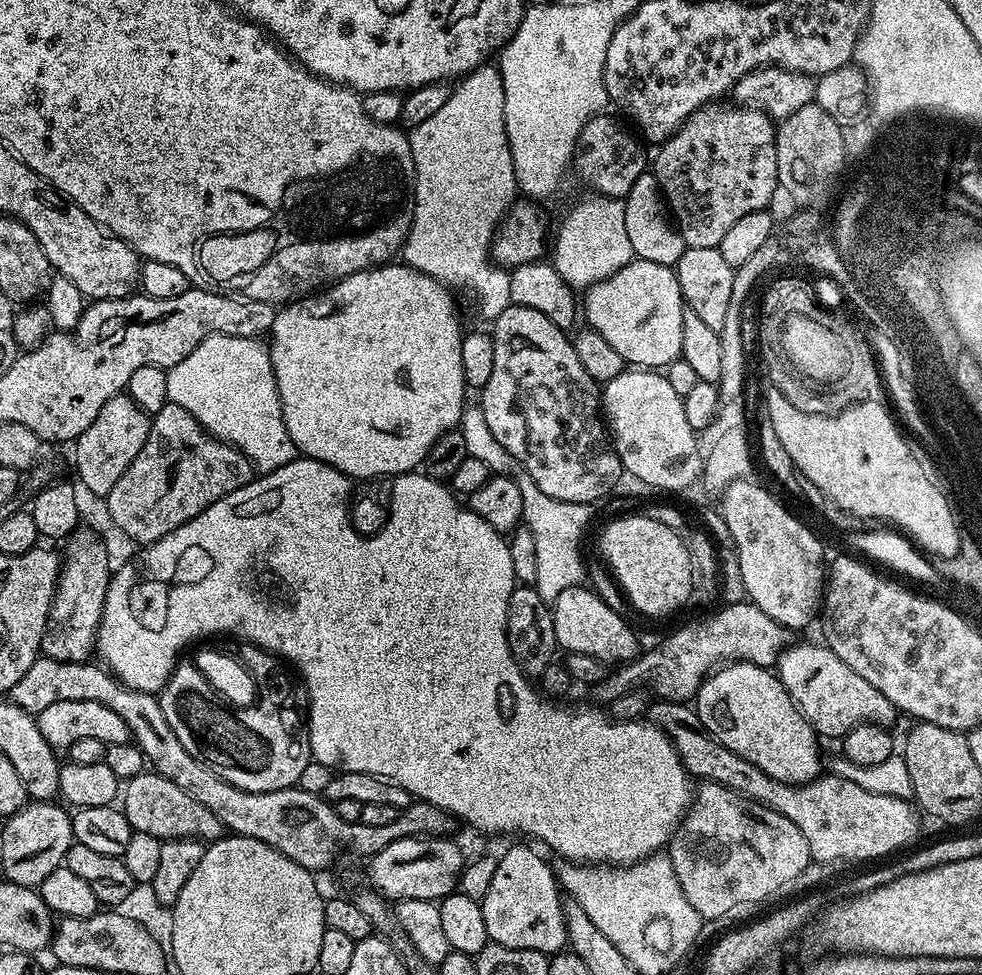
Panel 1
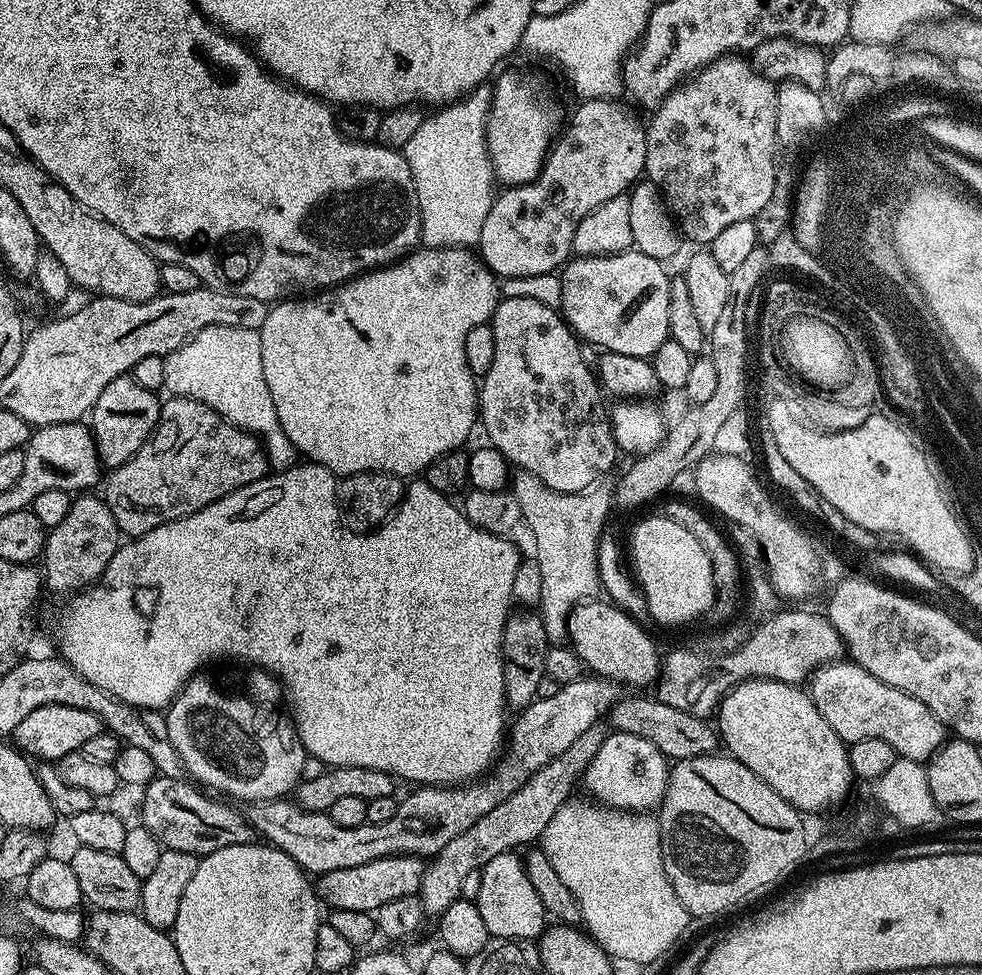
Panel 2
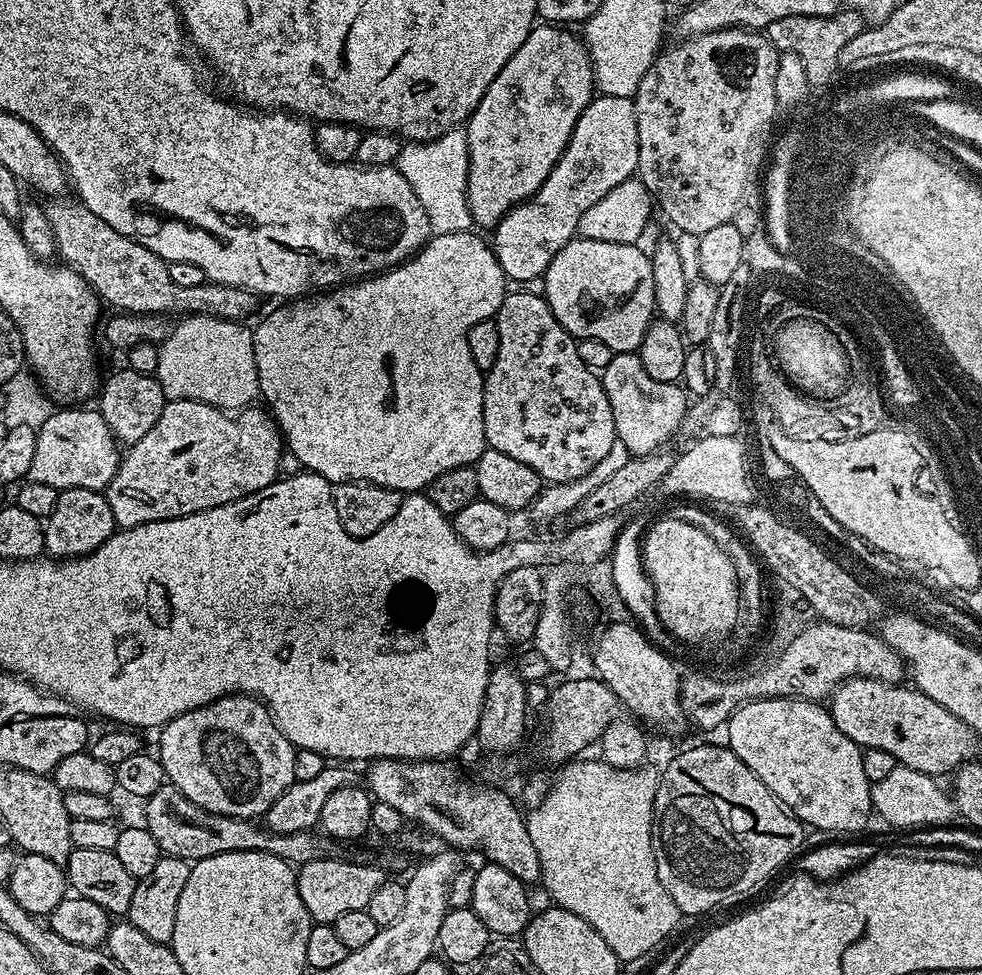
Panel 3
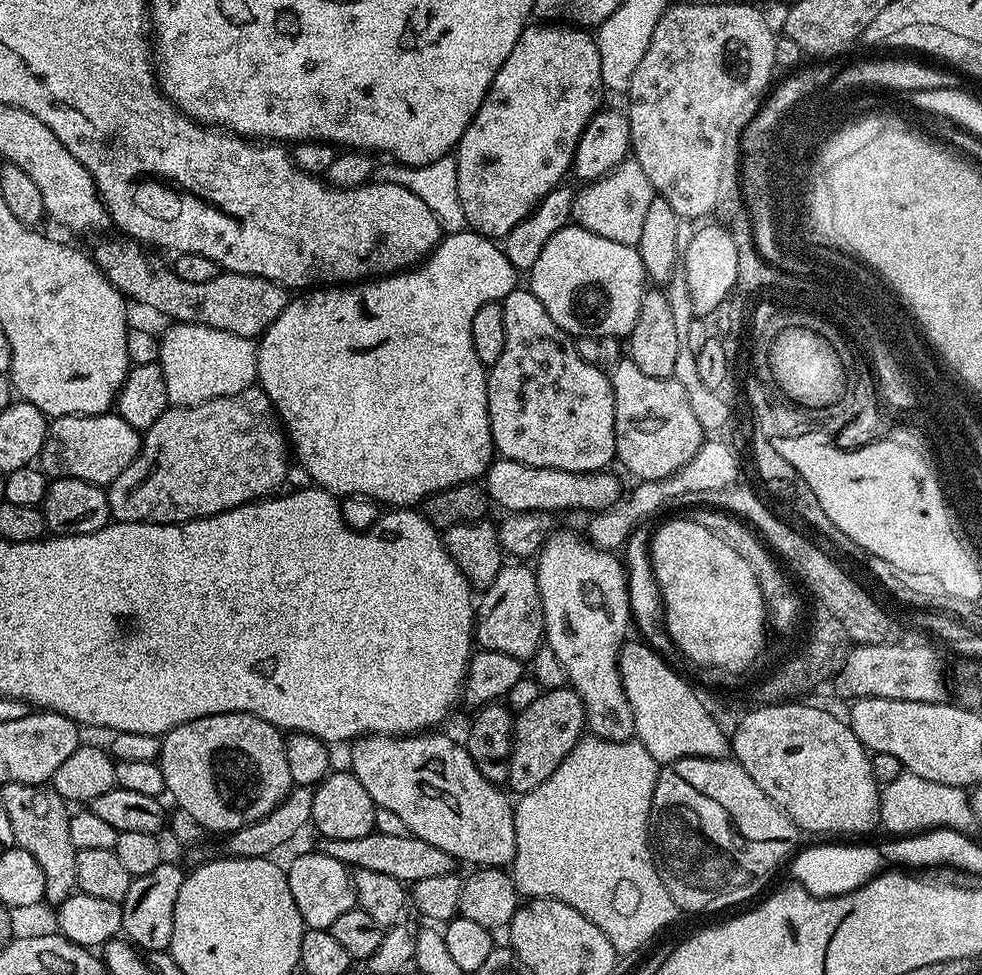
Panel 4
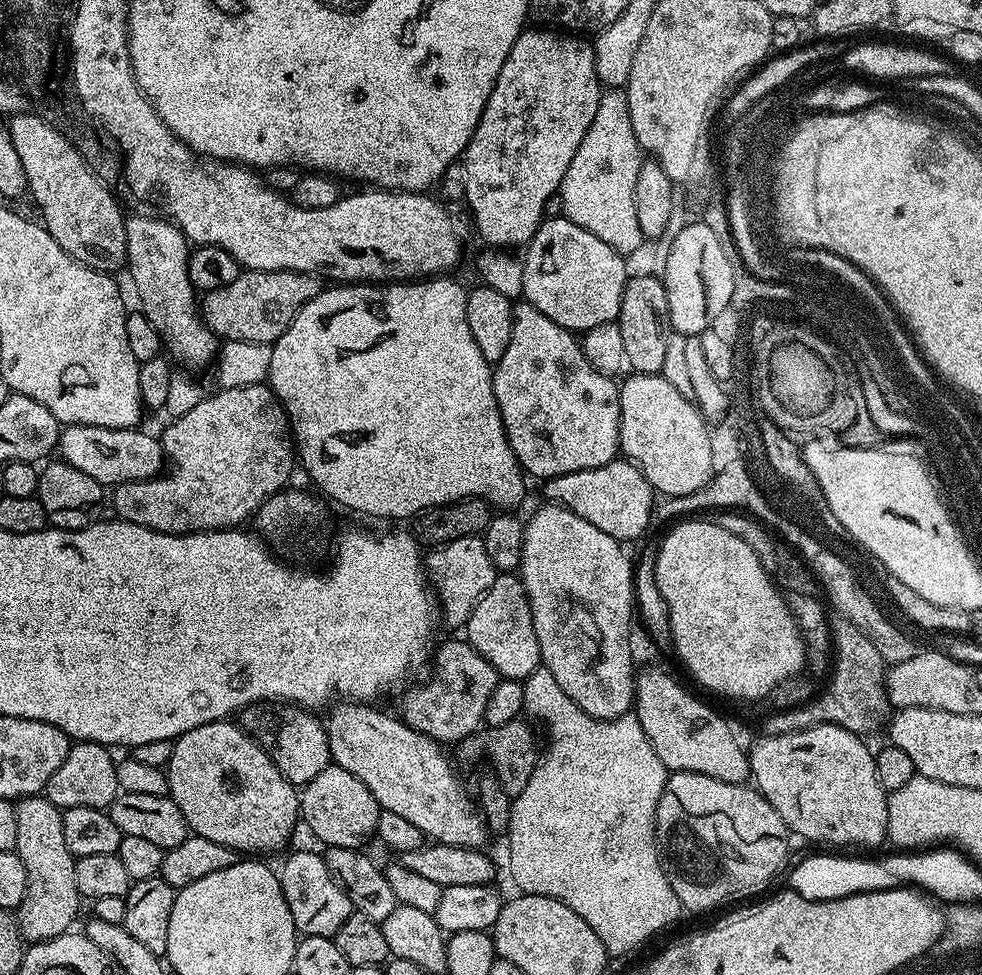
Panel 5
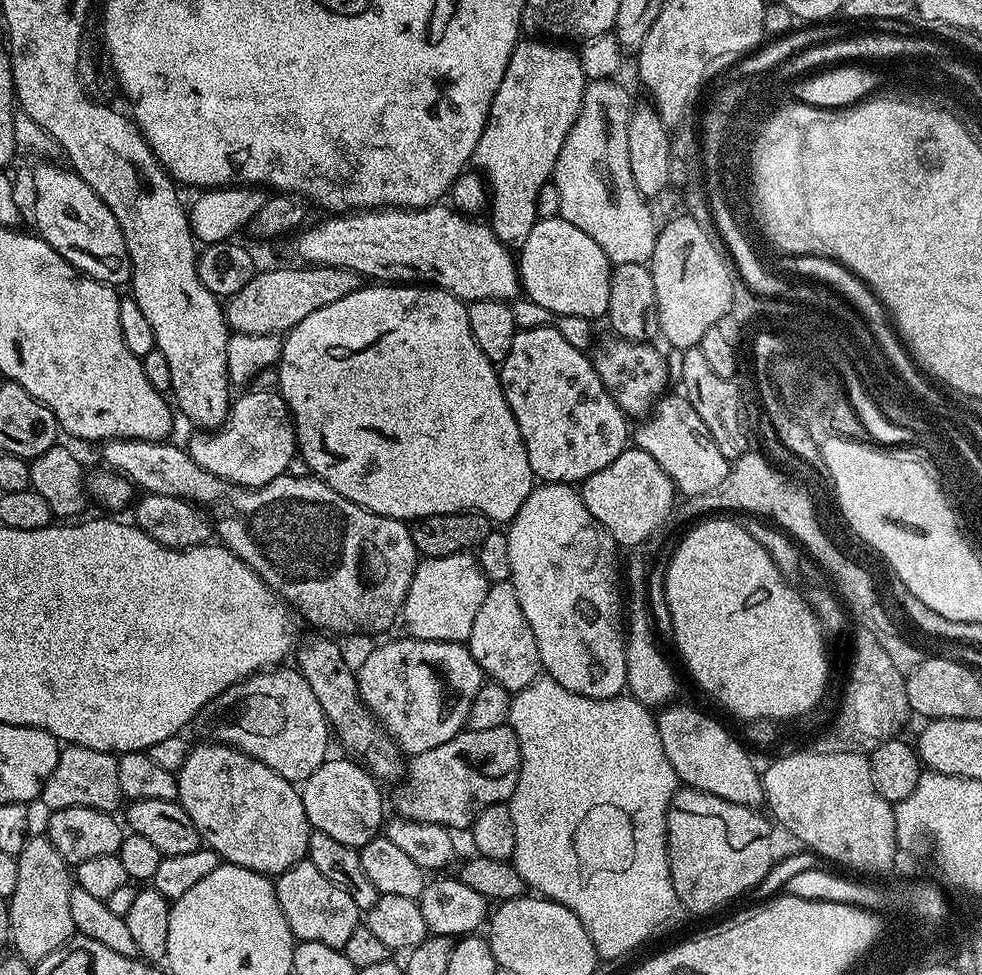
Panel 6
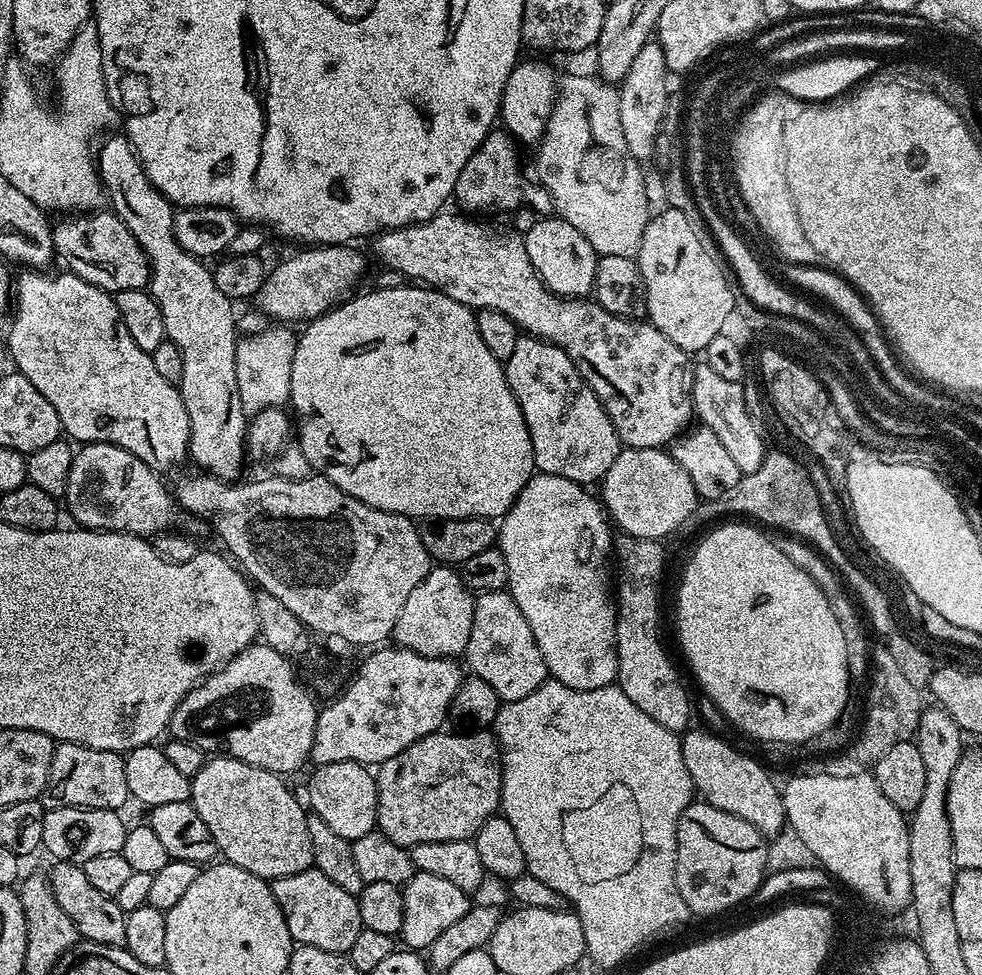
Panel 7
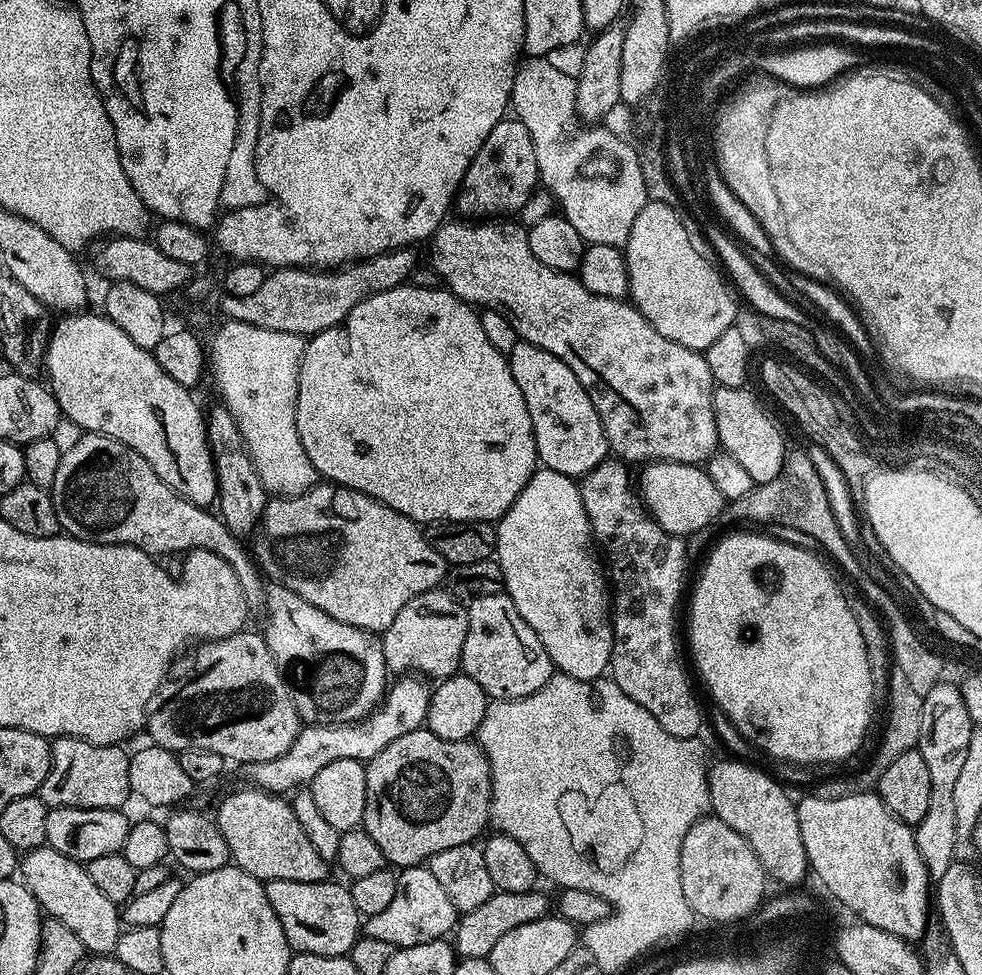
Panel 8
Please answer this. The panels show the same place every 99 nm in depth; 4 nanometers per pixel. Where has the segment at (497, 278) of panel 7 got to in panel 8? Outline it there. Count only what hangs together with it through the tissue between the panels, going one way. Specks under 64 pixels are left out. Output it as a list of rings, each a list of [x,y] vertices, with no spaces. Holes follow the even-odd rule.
[[[445,222],[431,236],[432,261],[430,261],[430,267],[432,271],[440,276],[443,287],[453,292],[458,299],[465,300],[467,304],[479,306],[481,309],[493,308],[495,312],[501,312],[506,318],[506,322],[510,322],[510,326],[514,326],[519,339],[530,342],[542,350],[550,350],[550,354],[562,358],[562,362],[566,362],[566,366],[570,366],[570,370],[574,370],[578,382],[582,382],[586,394],[590,394],[590,402],[594,402],[594,410],[598,410],[598,418],[602,418],[602,426],[608,439],[609,449],[619,459],[625,462],[633,462],[632,460],[640,460],[639,462],[669,460],[679,464],[695,464],[697,466],[707,462],[713,452],[717,451],[720,439],[714,422],[714,406],[712,405],[714,381],[710,374],[710,366],[706,366],[706,358],[703,352],[695,352],[686,346],[678,346],[678,342],[670,342],[670,338],[662,338],[662,334],[658,334],[658,330],[654,330],[654,326],[650,326],[650,322],[636,309],[635,304],[627,299],[615,300],[614,298],[602,298],[602,294],[590,294],[590,290],[586,290],[586,286],[582,286],[582,282],[575,275],[559,272],[542,262],[538,262],[538,258],[534,258],[534,254],[528,245],[528,229],[523,224],[519,222],[513,222],[513,224],[504,224],[508,222],[460,223],[462,224]]]

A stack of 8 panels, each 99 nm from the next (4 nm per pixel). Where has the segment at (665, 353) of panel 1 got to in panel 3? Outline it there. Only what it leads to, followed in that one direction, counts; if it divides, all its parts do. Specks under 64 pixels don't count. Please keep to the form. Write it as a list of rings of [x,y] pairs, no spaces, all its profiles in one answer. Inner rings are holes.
[[[575,238],[568,244],[562,246],[562,250],[558,251],[550,262],[547,270],[542,275],[543,279],[543,297],[547,300],[550,310],[554,314],[554,318],[558,318],[558,322],[571,334],[577,341],[597,340],[600,344],[605,344],[609,349],[609,353],[618,352],[636,352],[643,342],[644,335],[648,330],[649,324],[652,323],[657,315],[656,303],[654,302],[654,270],[652,269],[652,261],[647,251],[640,249],[639,243],[635,244],[619,244],[618,242],[602,242],[601,240],[585,240],[583,238]]]

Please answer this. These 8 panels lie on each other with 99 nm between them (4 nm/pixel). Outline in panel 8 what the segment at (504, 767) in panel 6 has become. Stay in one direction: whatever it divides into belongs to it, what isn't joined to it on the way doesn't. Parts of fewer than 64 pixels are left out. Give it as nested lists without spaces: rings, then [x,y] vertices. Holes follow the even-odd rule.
[[[421,726],[394,738],[386,750],[367,761],[366,774],[366,814],[363,830],[374,838],[385,861],[397,869],[415,868],[431,861],[434,854],[450,850],[450,846],[462,846],[481,839],[480,831],[490,824],[492,814],[492,775],[490,762],[475,739],[447,740],[438,738]]]

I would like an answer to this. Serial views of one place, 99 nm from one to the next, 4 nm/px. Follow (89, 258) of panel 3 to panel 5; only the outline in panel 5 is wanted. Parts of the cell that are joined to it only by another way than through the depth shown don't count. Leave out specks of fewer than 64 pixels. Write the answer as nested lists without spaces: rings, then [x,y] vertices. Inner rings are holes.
[[[241,271],[230,286],[222,290],[210,290],[203,293],[198,307],[204,317],[204,325],[215,332],[221,341],[237,340],[255,344],[276,343],[278,337],[290,326],[290,322],[322,291],[322,280],[308,272],[253,272]]]

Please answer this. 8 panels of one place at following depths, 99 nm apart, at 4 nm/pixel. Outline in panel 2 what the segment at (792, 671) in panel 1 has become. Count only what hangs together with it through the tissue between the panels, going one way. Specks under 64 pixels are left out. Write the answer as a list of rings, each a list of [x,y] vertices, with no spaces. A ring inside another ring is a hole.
[[[841,658],[817,668],[810,677],[811,684],[810,695],[818,714],[848,744],[862,738],[882,738],[882,742],[894,746],[897,757],[924,762],[945,743],[944,723],[925,704],[894,686],[886,686],[851,659]]]

